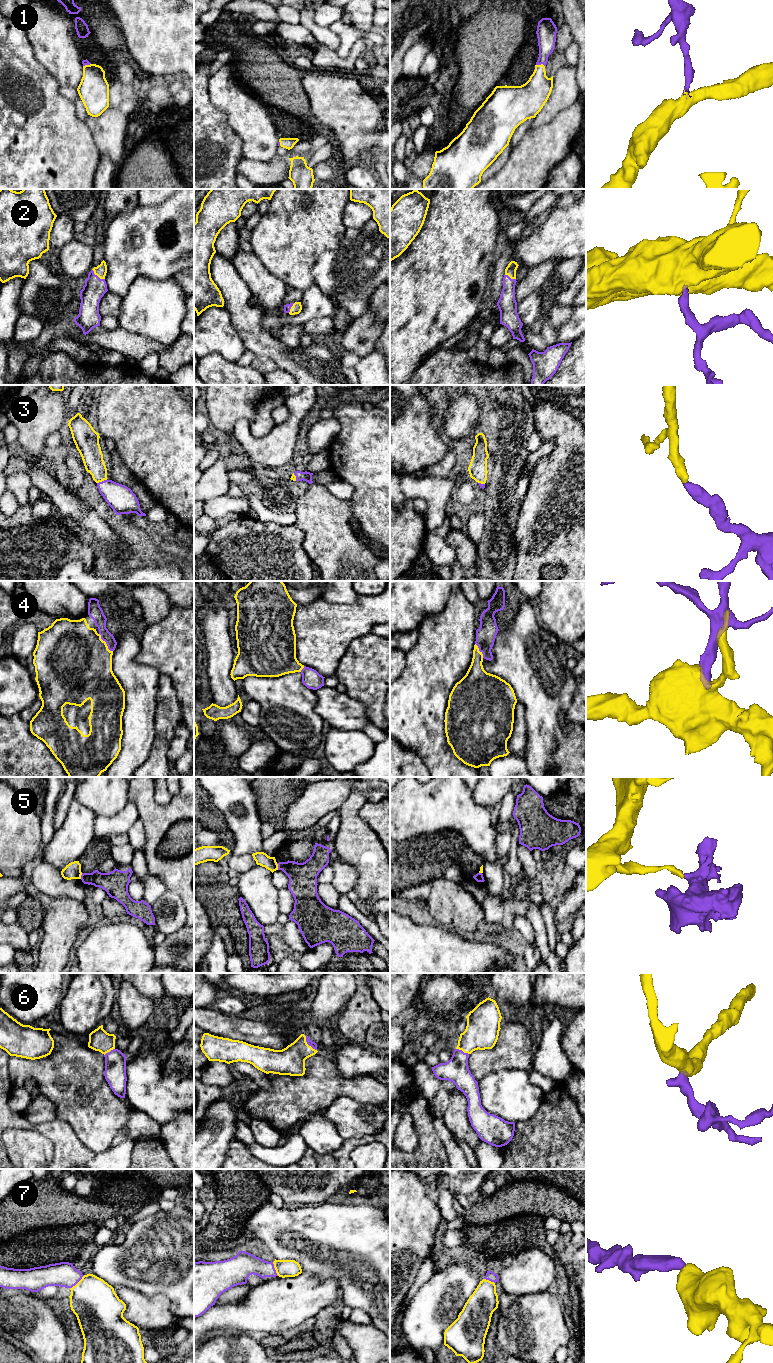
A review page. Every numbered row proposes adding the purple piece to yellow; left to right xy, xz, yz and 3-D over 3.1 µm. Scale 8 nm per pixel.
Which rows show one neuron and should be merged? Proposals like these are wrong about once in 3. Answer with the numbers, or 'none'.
1, 2, 3, 4, 6, 7

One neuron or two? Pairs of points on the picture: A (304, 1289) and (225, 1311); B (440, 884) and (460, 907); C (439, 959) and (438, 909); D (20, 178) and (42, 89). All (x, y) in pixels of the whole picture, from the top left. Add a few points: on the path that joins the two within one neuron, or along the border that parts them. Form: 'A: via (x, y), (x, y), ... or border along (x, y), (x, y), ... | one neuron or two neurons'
A: via (284, 1303), (260, 1311), (245, 1311) | one neuron
B: via (443, 890), (454, 901) | one neuron
C: border along (434, 922), (460, 933) | two neurons
D: via (20, 156), (20, 111) | one neuron

